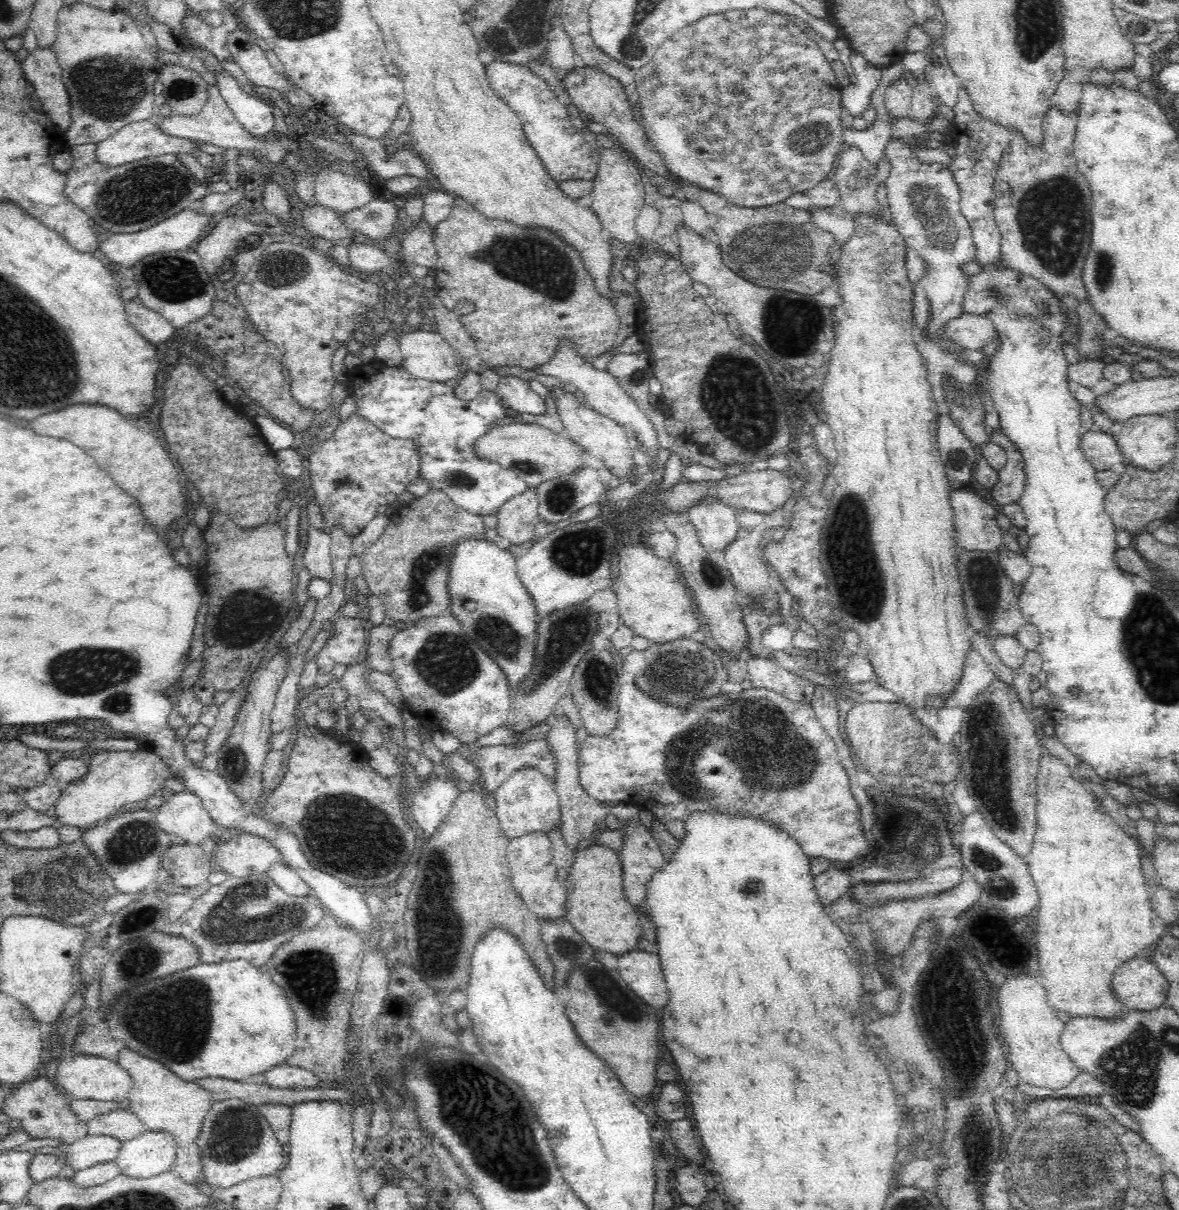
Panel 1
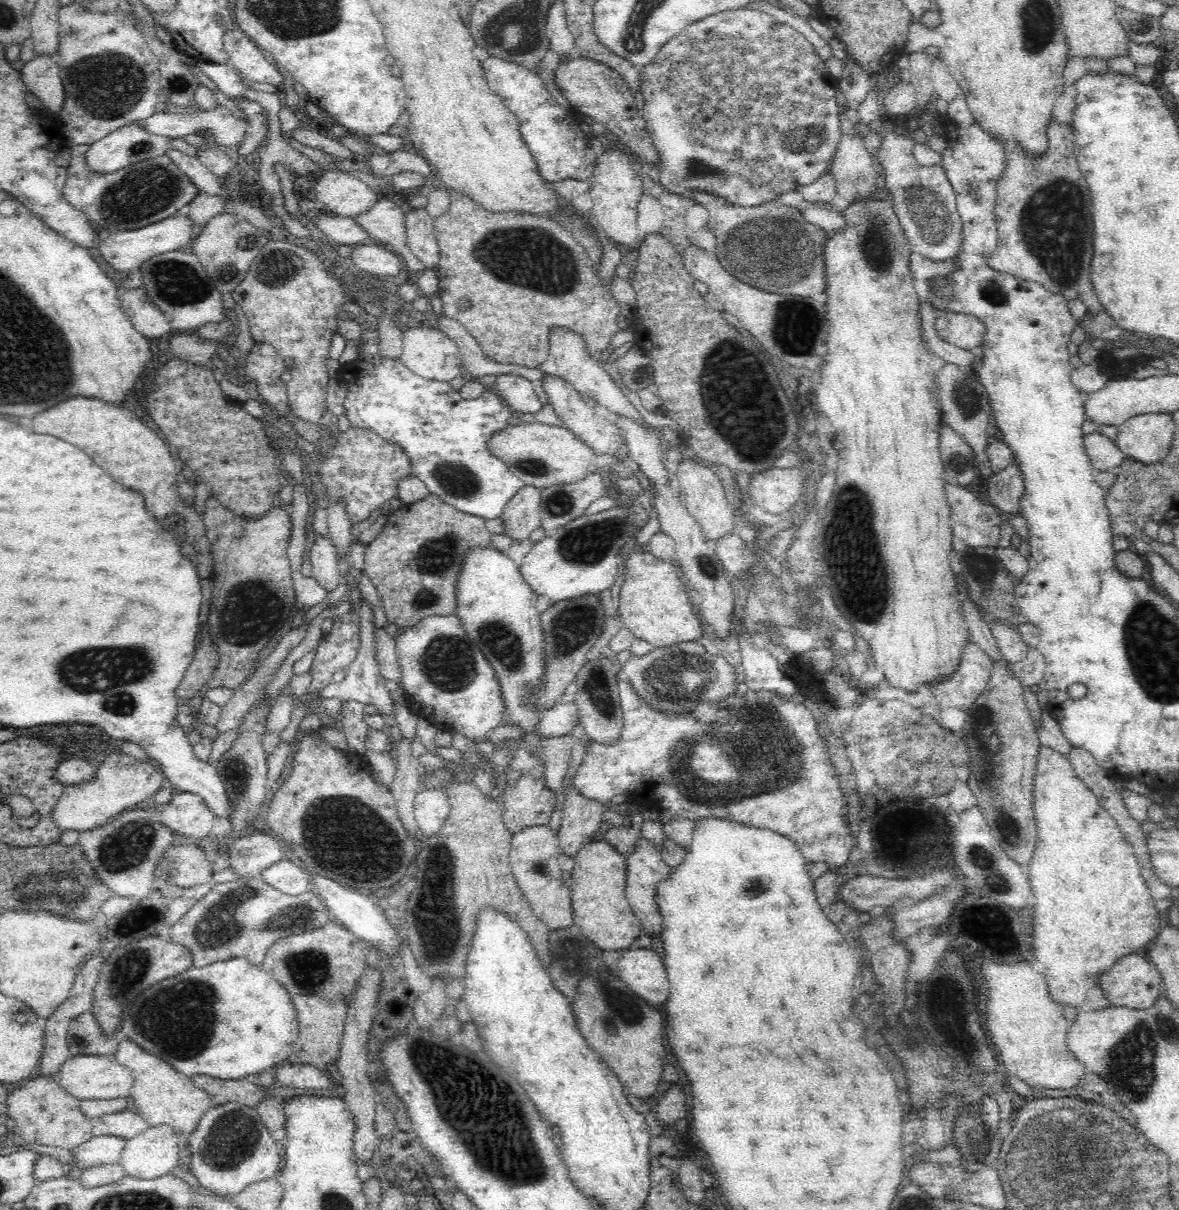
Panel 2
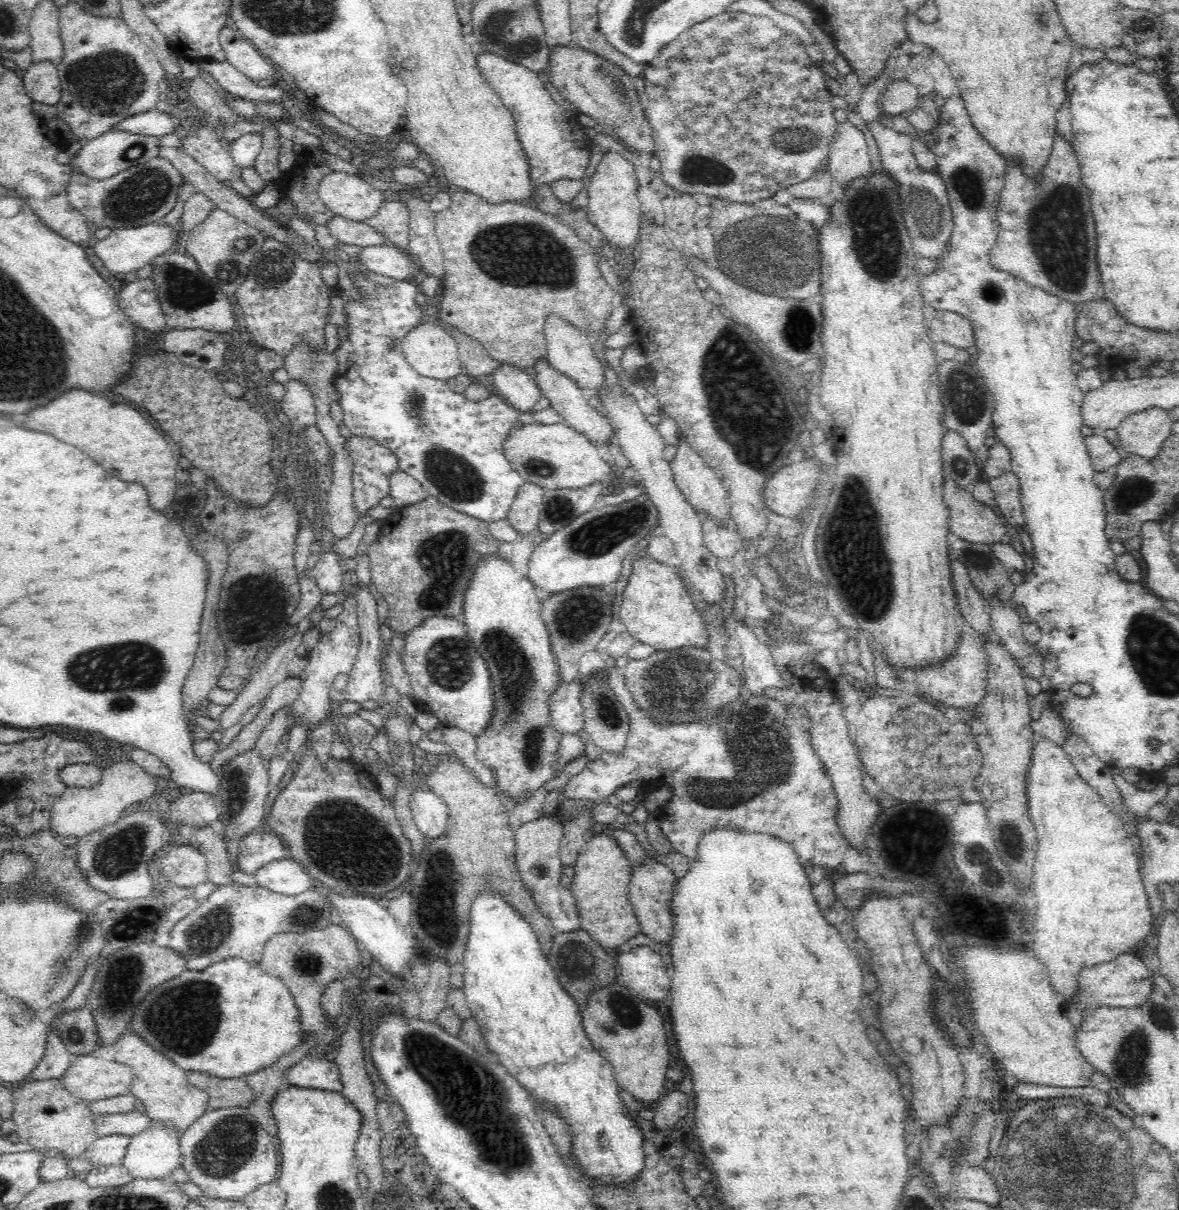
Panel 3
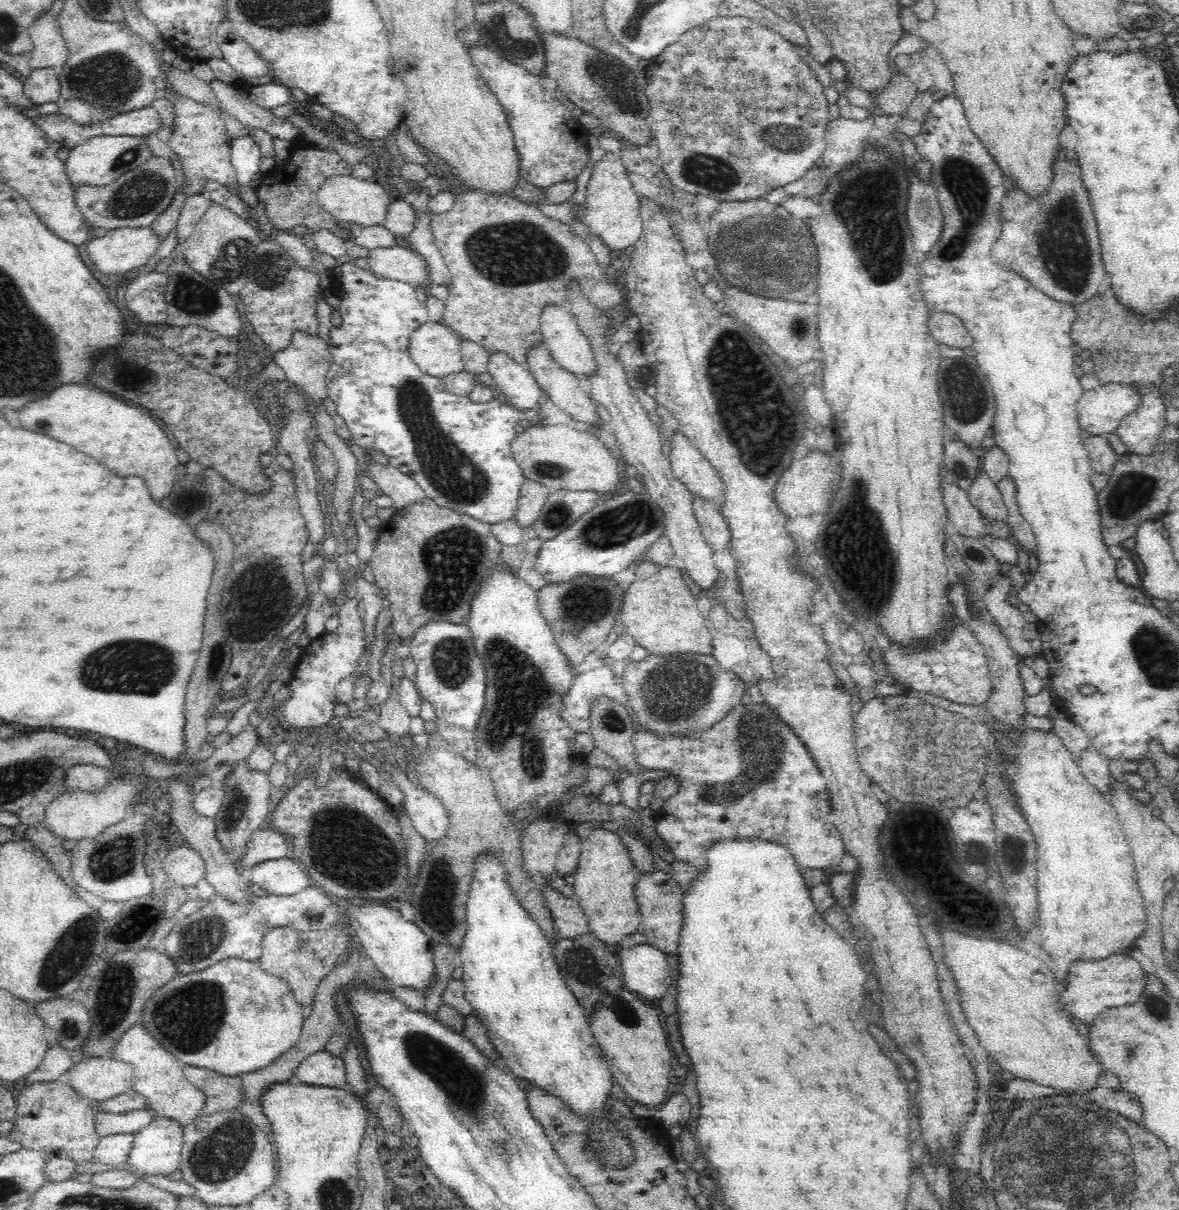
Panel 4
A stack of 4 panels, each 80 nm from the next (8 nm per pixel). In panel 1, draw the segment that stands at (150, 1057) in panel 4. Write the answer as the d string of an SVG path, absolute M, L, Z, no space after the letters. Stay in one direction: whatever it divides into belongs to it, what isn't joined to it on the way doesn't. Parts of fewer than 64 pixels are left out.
M124 1045L118 1050L117 1063L133 1080L125 1107L136 1114L147 1130L165 1130L176 1139L177 1153L171 1166L172 1173L188 1184L195 1185L196 1182L204 1181L200 1149L194 1140L200 1132L203 1118L214 1103L211 1093L200 1088L194 1081L180 1078L161 1062L146 1058L134 1050L128 1050Z

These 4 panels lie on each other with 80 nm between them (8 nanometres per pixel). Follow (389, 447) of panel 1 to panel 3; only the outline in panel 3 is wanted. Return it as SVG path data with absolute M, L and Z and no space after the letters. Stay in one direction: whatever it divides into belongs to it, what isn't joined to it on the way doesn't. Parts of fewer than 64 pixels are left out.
M352 435L351 438L346 441L345 447L353 460L353 503L355 514L359 514L362 518L366 510L370 510L371 506L378 505L378 502L380 502L384 496L389 495L388 476L399 469L398 459L396 459L394 453L391 453L386 447L379 445L374 439Z

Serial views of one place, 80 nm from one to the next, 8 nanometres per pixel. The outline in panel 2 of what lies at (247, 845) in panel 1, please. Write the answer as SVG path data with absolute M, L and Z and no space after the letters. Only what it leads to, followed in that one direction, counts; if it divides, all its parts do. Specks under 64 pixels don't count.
M253 830L238 844L231 845L229 868L240 878L257 878L262 870L284 858L277 837Z

